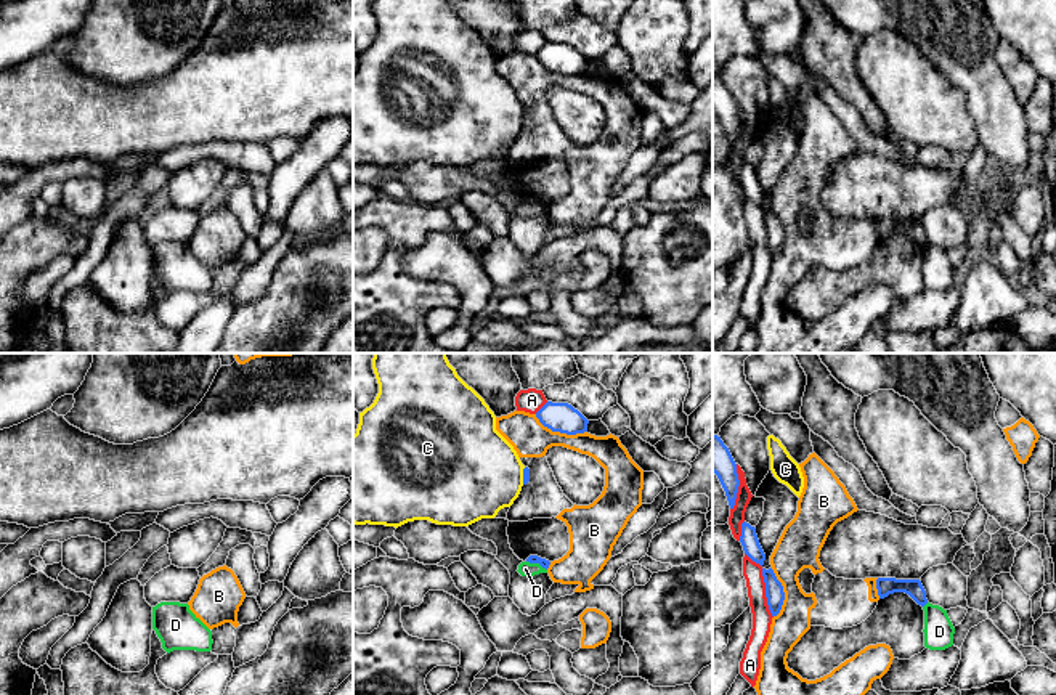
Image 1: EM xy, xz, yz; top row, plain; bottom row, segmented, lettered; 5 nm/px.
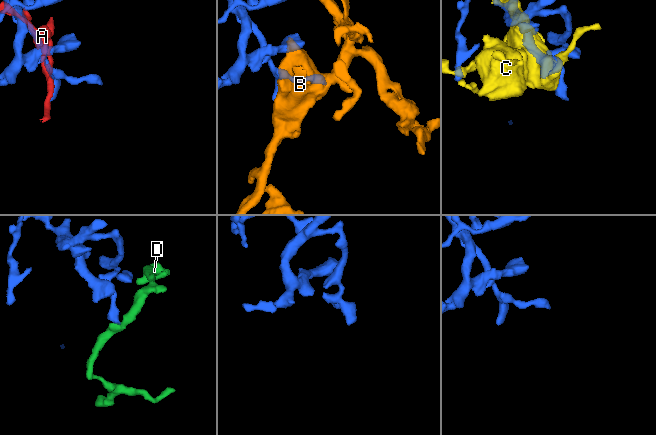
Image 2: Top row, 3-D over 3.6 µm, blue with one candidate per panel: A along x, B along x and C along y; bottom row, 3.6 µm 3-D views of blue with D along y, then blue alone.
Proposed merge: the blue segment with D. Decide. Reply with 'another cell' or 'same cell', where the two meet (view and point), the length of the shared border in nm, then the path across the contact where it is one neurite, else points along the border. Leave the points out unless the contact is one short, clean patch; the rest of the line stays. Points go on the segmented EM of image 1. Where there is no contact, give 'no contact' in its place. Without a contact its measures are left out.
another cell | xz (536, 562) | 120 nm | along xz (527, 560), (538, 562), (546, 570)

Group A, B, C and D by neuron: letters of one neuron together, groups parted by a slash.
A C / B / D

